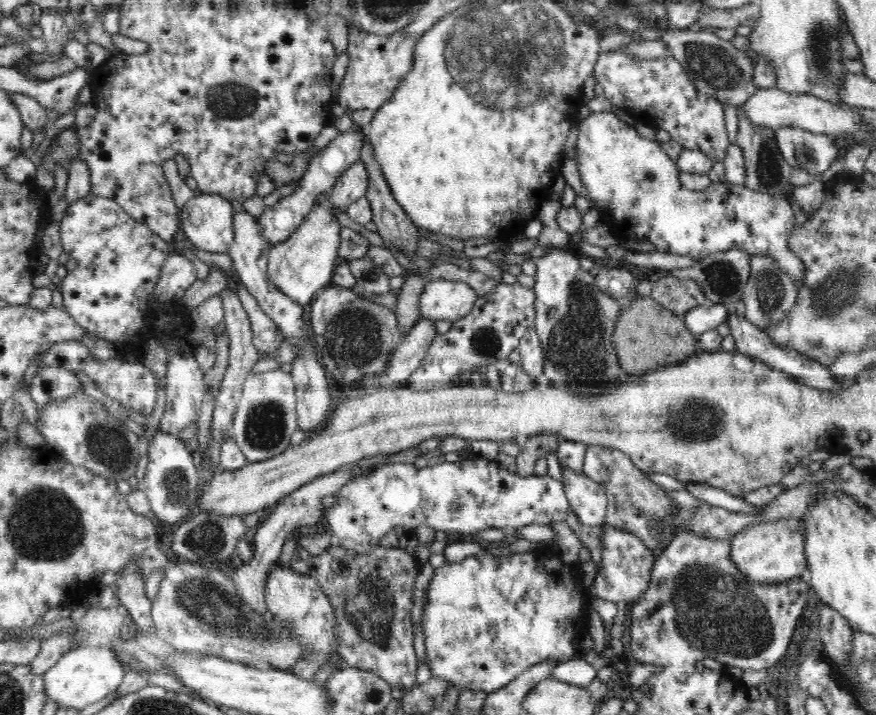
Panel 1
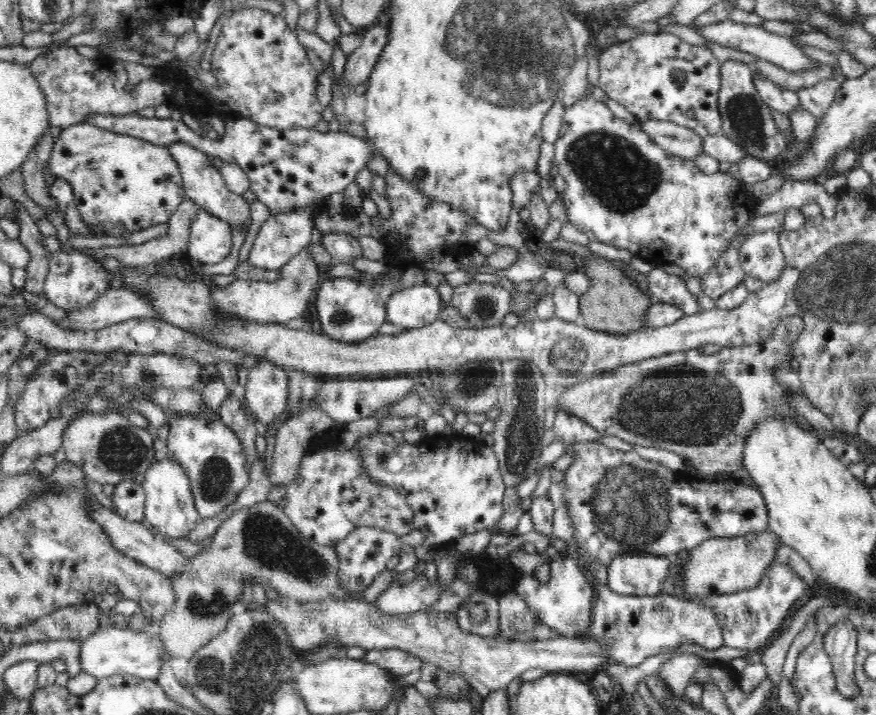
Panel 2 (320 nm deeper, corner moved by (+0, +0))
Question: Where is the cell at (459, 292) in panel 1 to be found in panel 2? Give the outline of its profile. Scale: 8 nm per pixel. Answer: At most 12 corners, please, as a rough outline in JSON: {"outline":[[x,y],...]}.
{"outline":[[423,281],[390,294],[386,323],[429,325],[441,312],[440,292]]}

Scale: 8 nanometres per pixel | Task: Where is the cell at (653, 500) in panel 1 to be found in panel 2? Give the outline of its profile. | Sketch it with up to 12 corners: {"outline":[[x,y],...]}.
{"outline":[[562,409],[556,413],[554,438],[564,446],[602,441],[596,429]]}

